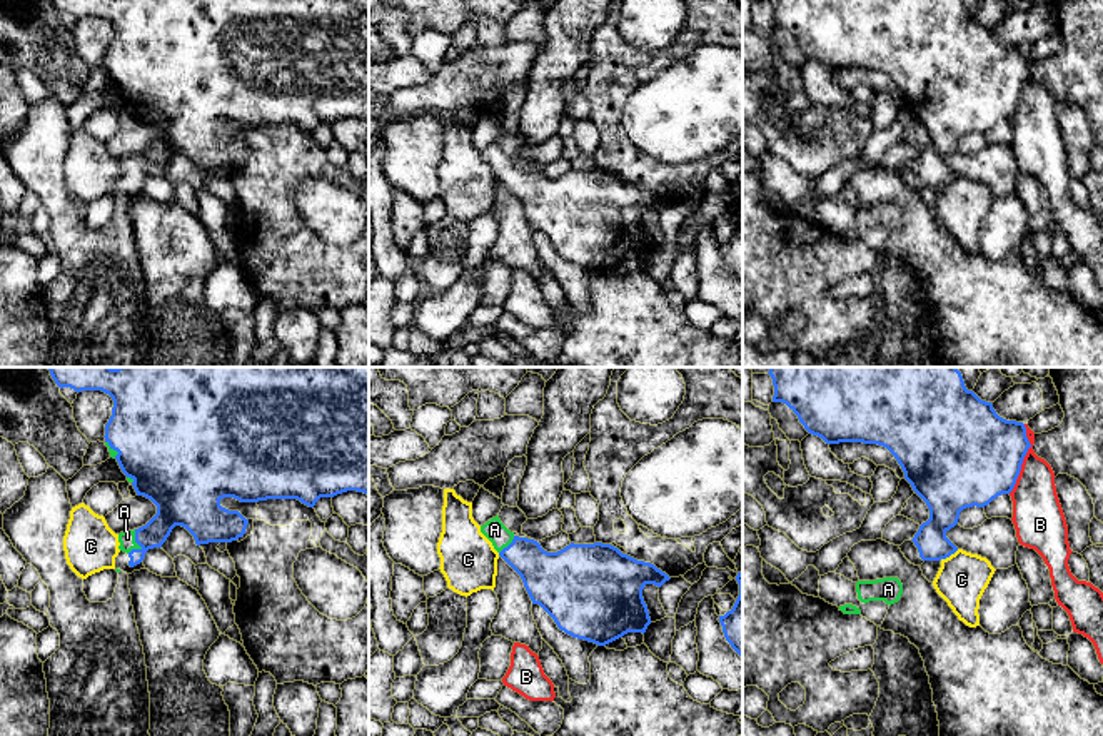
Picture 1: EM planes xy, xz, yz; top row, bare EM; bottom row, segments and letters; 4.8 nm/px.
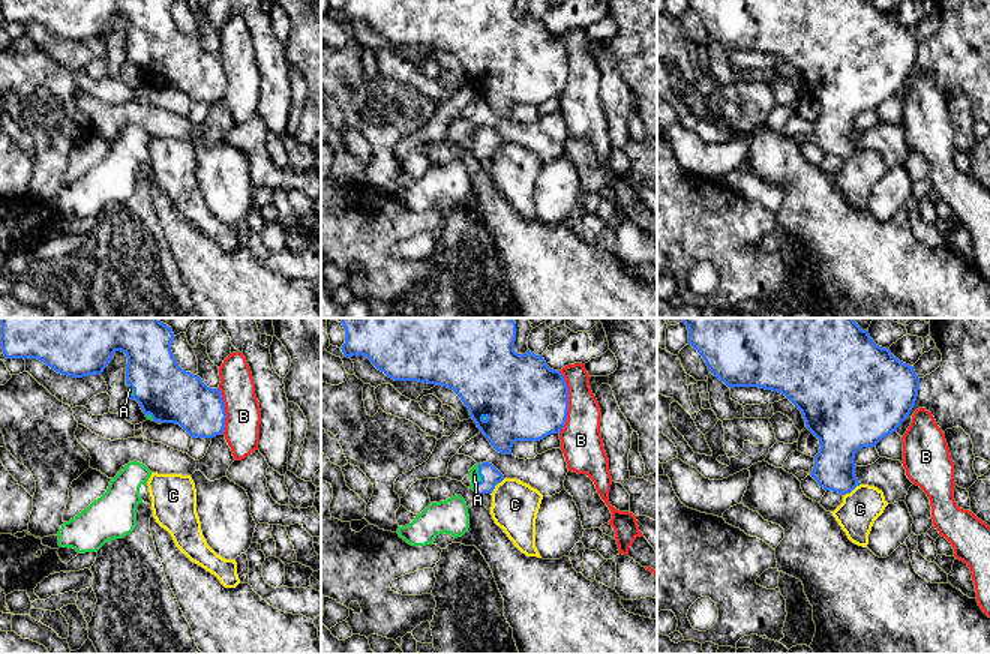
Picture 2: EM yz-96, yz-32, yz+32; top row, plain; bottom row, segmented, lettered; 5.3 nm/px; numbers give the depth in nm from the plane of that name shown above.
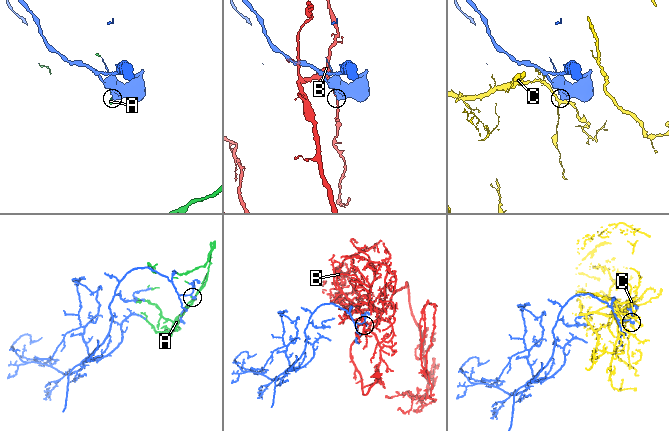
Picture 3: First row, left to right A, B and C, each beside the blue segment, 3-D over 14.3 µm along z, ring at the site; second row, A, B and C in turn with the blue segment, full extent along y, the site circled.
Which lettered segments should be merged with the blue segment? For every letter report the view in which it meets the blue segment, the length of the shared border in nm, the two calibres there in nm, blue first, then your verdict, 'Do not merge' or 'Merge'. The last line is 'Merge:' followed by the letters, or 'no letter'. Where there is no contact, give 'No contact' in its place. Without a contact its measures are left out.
A: Touches blue in xy. Shared border 130 nm. Thickness 180 nm (blue) against 80 nm. Merge
B: Touches blue in yz. Shared border 340 nm. Thickness 460 nm (blue) against 220 nm. Do not merge
C: Touches blue in yz. Shared border 110 nm. Thickness 160 nm (blue) against 240 nm. Do not merge
Merge: A

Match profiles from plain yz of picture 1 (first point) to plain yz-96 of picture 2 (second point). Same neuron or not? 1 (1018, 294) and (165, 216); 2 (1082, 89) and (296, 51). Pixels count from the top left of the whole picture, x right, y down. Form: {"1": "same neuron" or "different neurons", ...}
{"1": "same neuron", "2": "same neuron"}

